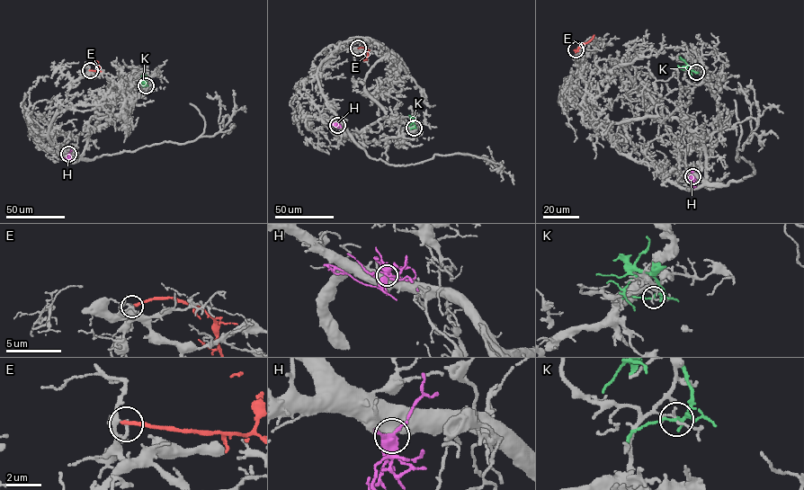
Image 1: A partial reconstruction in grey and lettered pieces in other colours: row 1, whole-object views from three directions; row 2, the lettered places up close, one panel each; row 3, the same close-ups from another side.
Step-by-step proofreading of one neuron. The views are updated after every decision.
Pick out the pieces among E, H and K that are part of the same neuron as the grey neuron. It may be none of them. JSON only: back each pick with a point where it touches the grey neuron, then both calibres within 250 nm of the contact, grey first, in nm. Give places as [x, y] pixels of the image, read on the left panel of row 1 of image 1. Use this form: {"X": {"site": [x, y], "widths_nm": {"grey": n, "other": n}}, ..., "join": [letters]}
{"H": {"site": [68, 154], "widths_nm": {"grey": 420, "other": 400}}, "join": ["H"]}

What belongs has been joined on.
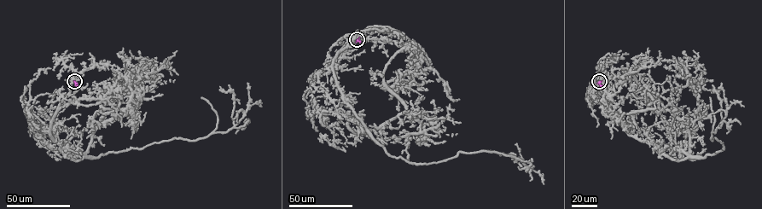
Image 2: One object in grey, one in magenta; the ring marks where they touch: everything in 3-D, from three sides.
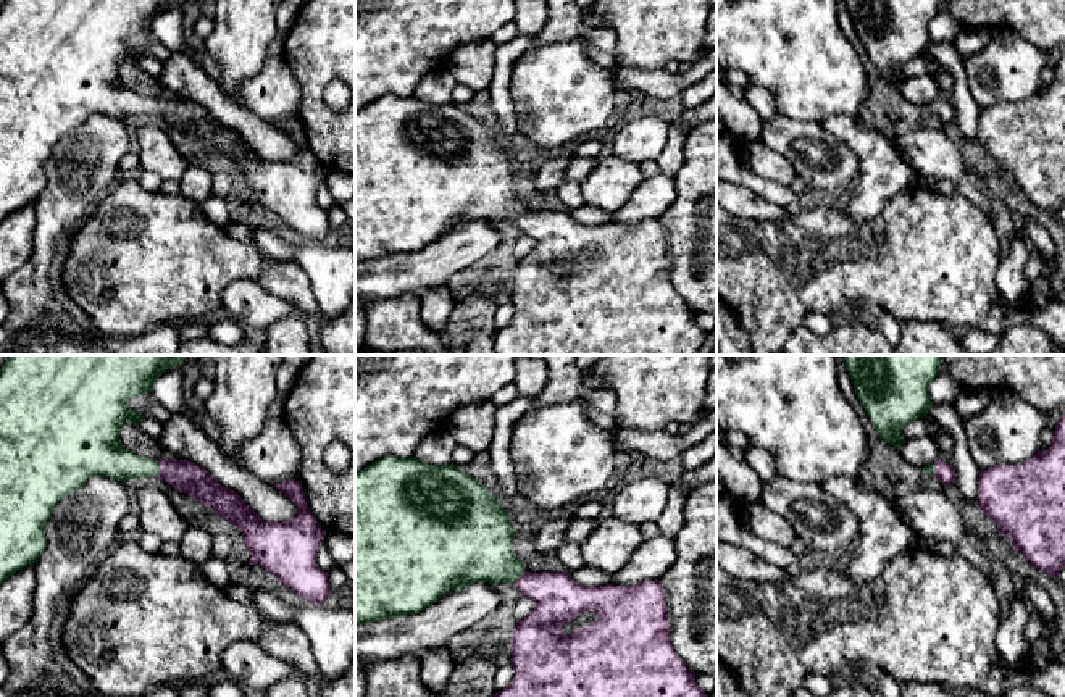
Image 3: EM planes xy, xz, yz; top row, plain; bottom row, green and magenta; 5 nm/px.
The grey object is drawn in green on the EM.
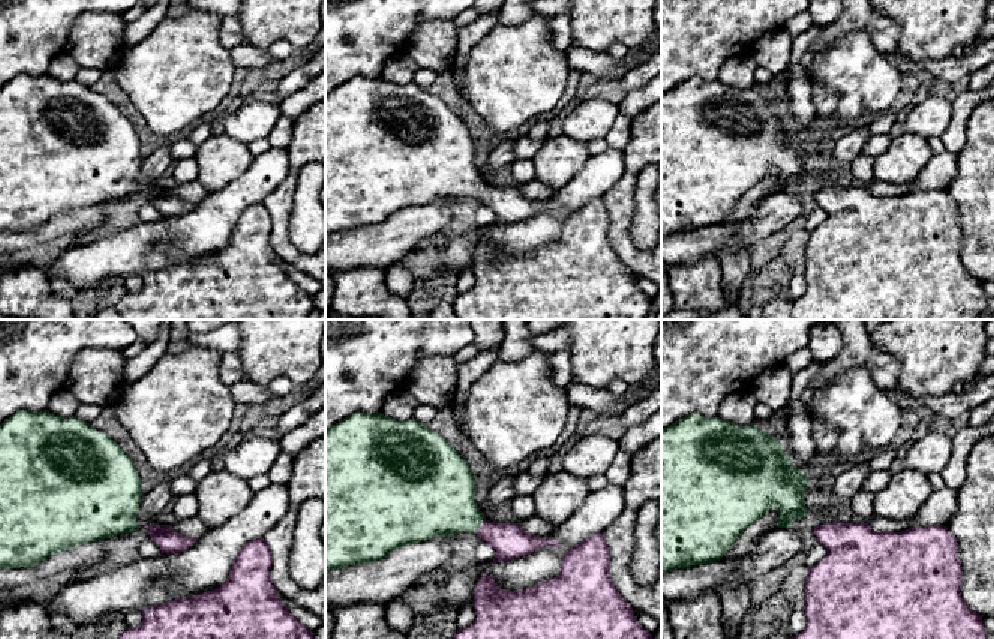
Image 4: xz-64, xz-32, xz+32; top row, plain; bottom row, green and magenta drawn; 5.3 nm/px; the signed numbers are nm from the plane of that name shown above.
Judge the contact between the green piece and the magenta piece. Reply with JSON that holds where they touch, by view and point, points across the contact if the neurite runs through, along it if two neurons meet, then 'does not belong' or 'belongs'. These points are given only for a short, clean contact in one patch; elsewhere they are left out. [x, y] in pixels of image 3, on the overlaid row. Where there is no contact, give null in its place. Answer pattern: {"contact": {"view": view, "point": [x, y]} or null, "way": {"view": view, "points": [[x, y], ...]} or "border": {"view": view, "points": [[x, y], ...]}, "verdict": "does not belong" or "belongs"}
{"contact": {"view": "xy", "point": [158, 468]}, "way": {"view": "xy", "points": [[110, 457], [126, 467], [158, 468], [183, 475]]}, "verdict": "belongs"}

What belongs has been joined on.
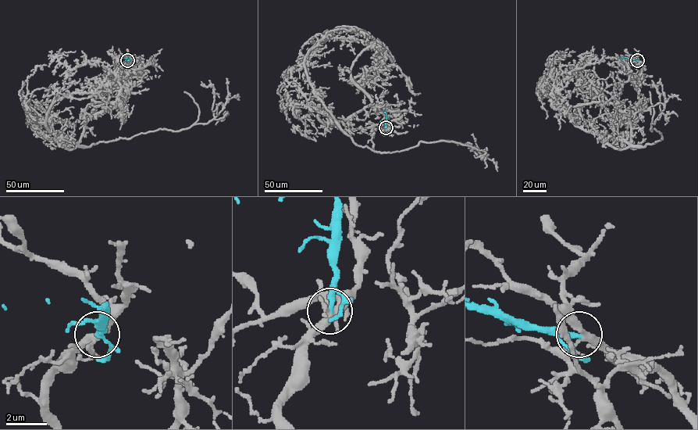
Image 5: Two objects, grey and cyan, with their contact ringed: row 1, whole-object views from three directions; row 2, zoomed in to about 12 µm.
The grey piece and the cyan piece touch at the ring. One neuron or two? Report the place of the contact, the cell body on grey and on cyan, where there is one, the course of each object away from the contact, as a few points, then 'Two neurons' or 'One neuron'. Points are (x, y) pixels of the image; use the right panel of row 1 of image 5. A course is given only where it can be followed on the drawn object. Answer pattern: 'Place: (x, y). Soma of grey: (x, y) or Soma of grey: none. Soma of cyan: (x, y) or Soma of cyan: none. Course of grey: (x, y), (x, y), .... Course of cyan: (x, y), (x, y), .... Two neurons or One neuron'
Place: (637, 60). Soma of grey: none. Soma of cyan: none. Course of grey: (637, 60), (640, 116), (622, 137), (630, 144), (662, 138), (650, 130), (660, 110), (652, 81). Course of cyan: (637, 60), (619, 58). One neuron

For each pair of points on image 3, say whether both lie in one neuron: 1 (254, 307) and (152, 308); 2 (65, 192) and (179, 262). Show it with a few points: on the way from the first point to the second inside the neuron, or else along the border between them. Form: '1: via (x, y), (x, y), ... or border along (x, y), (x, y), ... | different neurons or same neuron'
1: border along (252, 281), (234, 279), (223, 291), (221, 305) | different neurons
2: border along (116, 183), (87, 218) | different neurons

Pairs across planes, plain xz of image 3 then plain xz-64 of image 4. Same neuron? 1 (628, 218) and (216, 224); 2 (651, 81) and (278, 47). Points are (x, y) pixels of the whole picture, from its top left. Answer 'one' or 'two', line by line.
1: one
2: two

